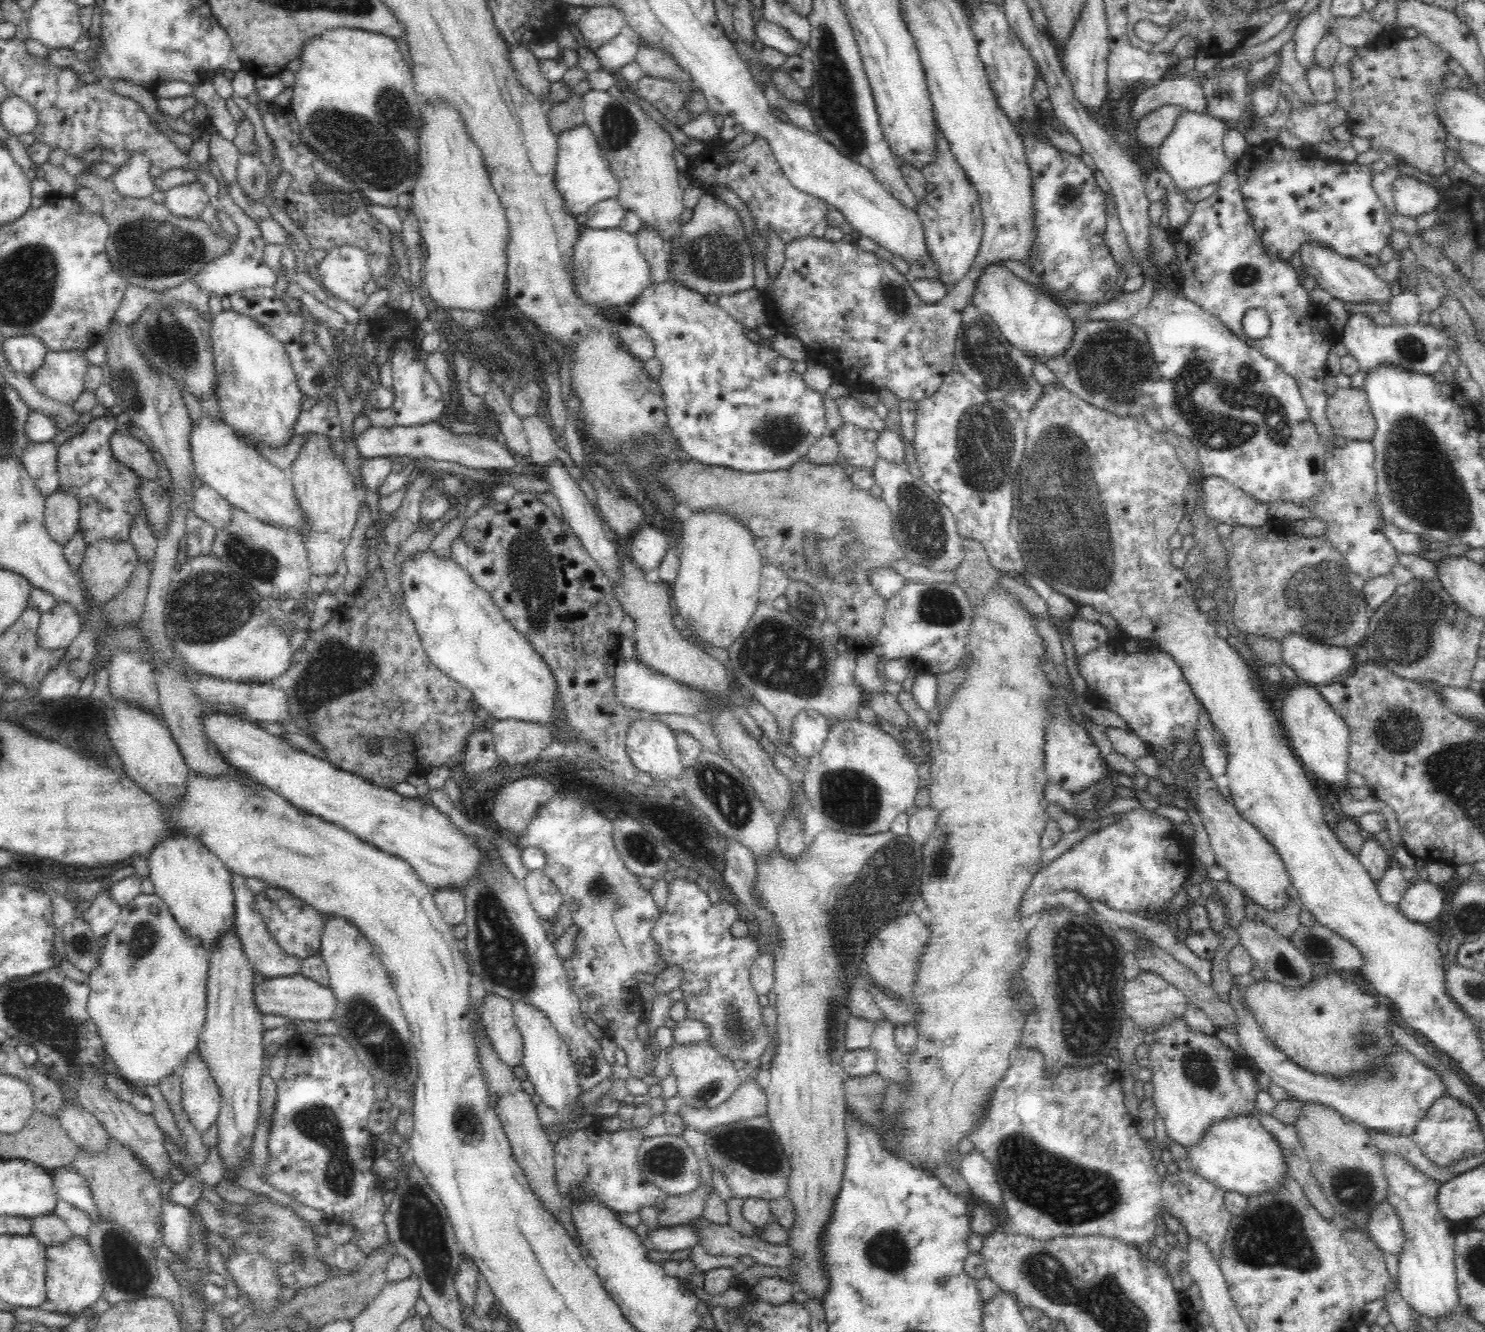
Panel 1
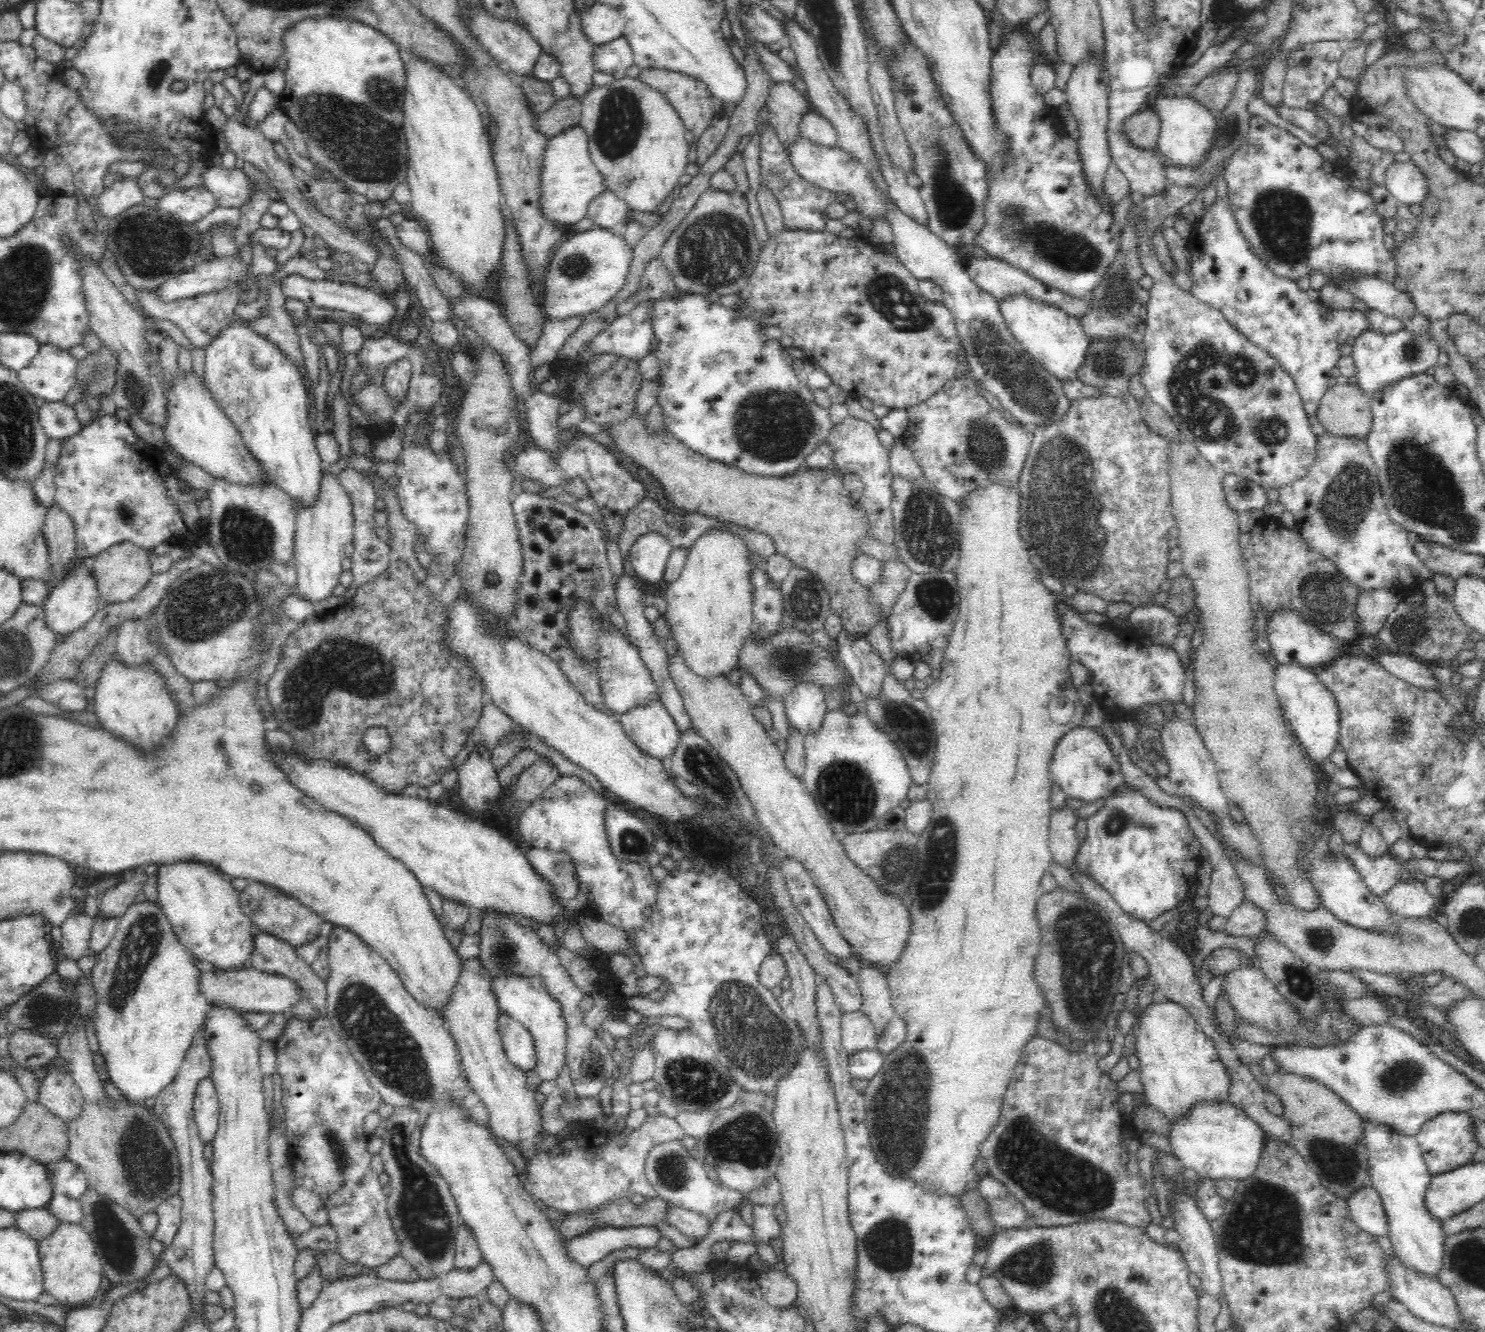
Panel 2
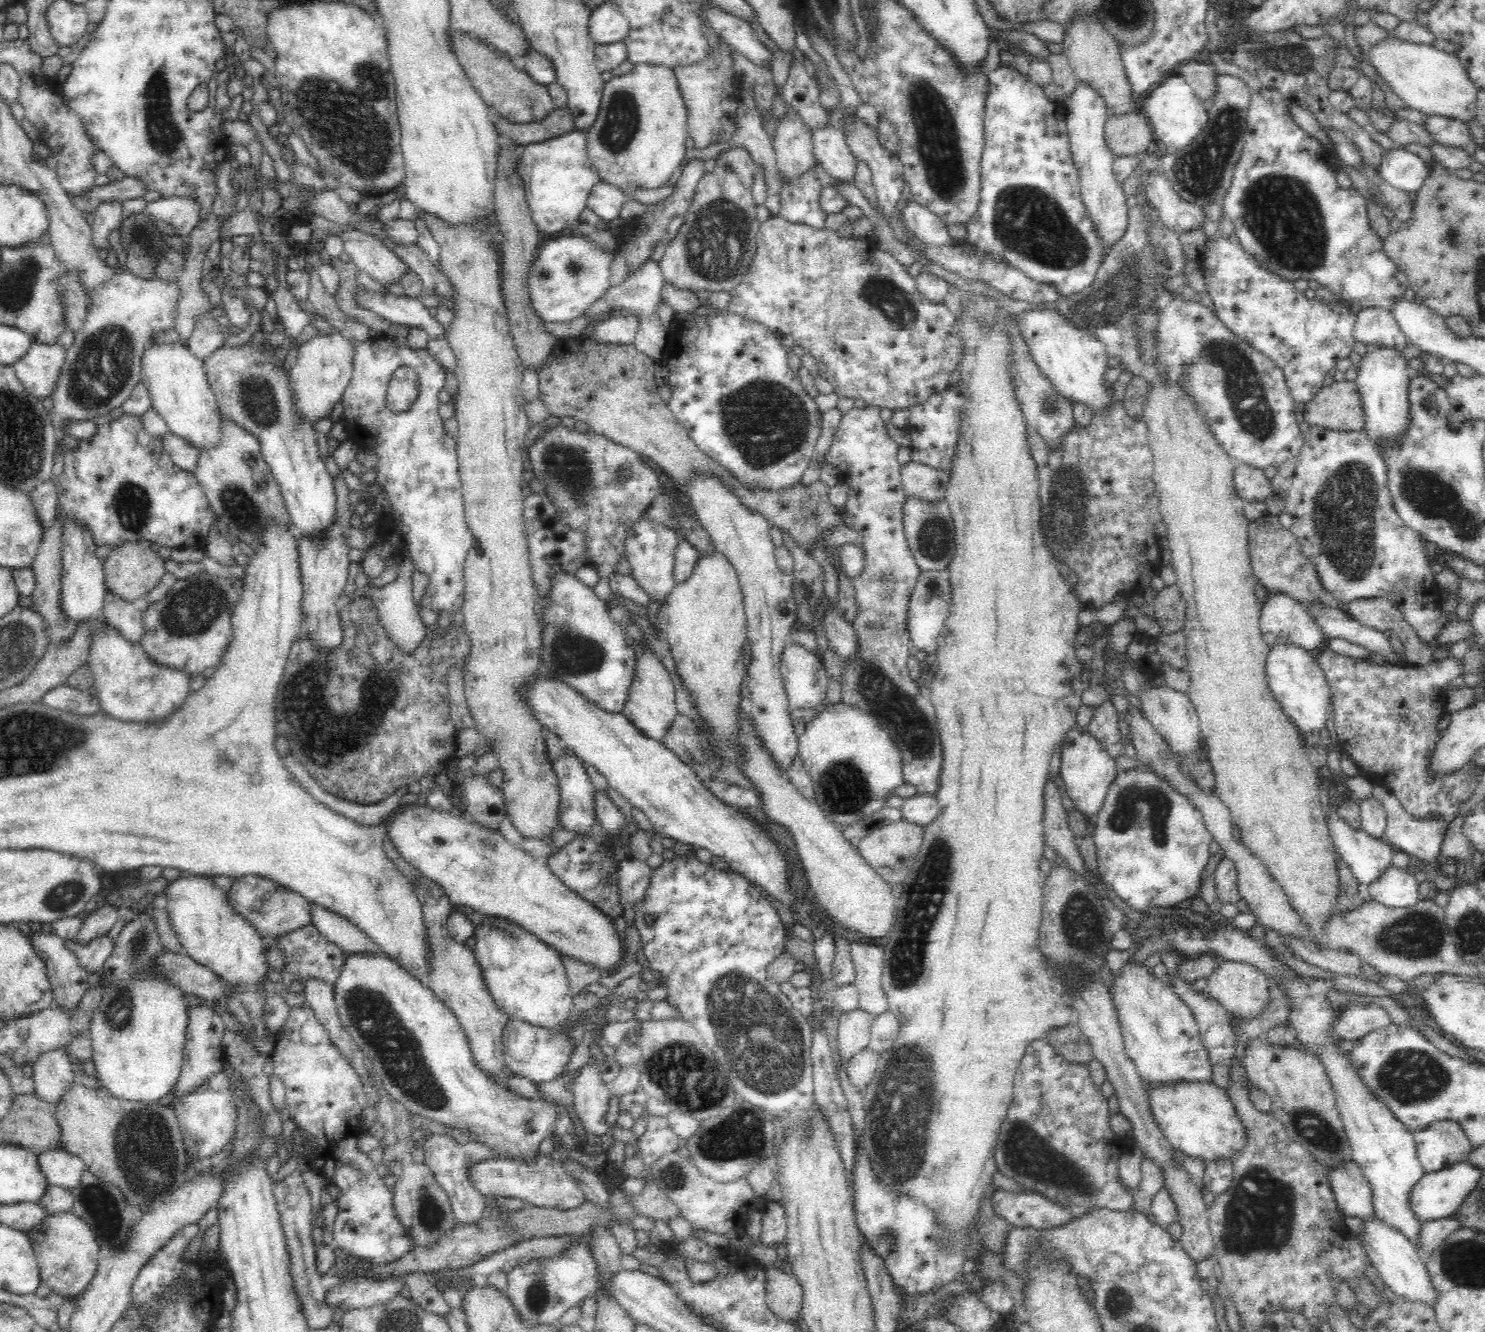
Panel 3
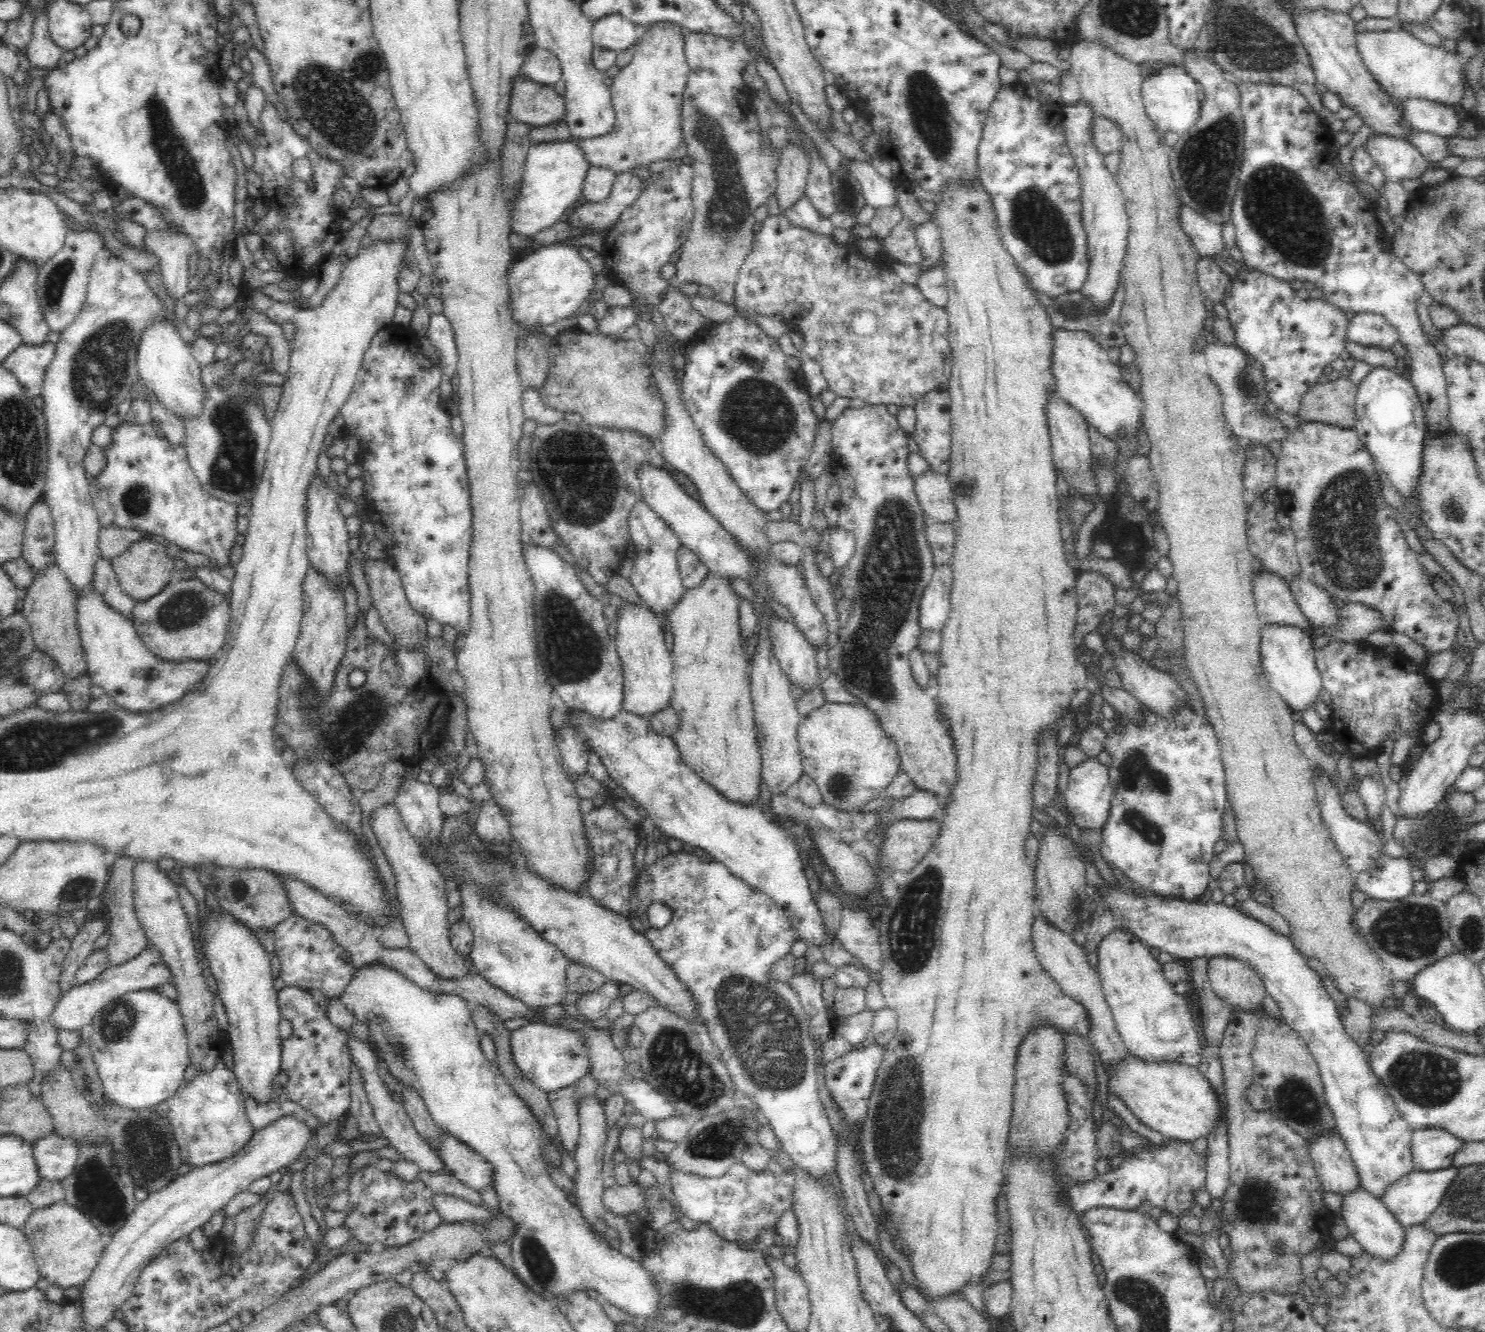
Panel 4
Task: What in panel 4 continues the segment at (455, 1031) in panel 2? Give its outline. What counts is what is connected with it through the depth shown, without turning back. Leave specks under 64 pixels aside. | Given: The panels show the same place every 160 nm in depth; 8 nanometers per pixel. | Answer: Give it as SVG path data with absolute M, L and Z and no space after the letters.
M394 804L373 810L371 814L371 827L376 835L378 844L380 844L380 848L384 850L384 854L386 855L388 862L392 865L394 877L396 877L400 917L403 921L403 926L406 929L407 935L409 936L409 947L420 957L420 960L428 966L428 970L432 971L436 977L440 977L440 979L444 979L446 981L465 977L468 973L471 973L472 970L474 970L473 962L468 956L458 954L455 951L455 948L451 945L449 935L451 924L448 922L447 914L448 911L452 909L448 907L445 878L439 872L439 868L432 867L426 856L422 854L419 842L406 828L406 825L401 819L398 808Z

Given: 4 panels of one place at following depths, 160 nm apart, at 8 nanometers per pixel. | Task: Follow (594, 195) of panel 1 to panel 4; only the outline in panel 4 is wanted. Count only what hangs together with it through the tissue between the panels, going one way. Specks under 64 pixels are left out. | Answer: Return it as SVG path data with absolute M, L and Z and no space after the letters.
M574 138L531 143L525 156L519 195L511 208L509 223L512 232L532 237L537 232L552 227L559 220L565 220L574 206L578 206L578 200L583 193L584 179L590 167L591 164Z

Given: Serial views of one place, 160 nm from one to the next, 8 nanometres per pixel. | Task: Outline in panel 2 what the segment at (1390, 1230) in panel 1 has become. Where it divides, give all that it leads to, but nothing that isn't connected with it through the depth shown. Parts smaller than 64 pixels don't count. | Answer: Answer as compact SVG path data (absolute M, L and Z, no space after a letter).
M1362 1187L1347 1198L1350 1219L1364 1232L1376 1239L1389 1237L1388 1218L1379 1192L1372 1187Z

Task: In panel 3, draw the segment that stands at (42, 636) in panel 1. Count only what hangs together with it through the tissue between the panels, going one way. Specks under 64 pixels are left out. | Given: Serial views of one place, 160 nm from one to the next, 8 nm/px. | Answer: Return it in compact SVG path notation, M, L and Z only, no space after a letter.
M63 517L63 524L60 605L62 605L62 613L72 621L86 621L103 612L104 597L107 593L103 562L96 557L96 545L92 541L92 534L86 528L75 526L74 519L70 517Z

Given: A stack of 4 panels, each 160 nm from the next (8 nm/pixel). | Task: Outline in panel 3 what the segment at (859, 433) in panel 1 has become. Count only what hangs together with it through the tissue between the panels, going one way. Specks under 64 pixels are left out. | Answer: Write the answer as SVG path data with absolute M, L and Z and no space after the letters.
M866 405L863 409L854 407L843 414L838 430L830 442L823 462L830 462L839 472L841 482L848 484L848 500L840 508L843 524L858 531L863 539L865 567L862 574L850 578L855 588L858 612L853 625L857 632L859 647L853 661L843 664L841 679L841 702L853 705L874 717L880 727L886 730L901 752L903 780L917 788L917 794L934 795L938 791L943 747L939 738L934 705L927 696L920 694L916 681L908 675L907 660L910 635L906 629L906 606L916 584L918 569L904 537L902 525L902 504L907 494L902 486L900 464L896 459L898 445L888 435L885 421L880 417L880 409Z

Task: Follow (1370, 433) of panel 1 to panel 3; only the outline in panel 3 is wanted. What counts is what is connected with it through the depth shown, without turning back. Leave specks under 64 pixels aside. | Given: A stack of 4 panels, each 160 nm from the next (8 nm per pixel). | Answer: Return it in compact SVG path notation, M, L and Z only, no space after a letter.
M1334 382L1324 386L1306 403L1302 414L1305 427L1317 426L1335 431L1359 431L1364 428L1365 414L1355 382Z

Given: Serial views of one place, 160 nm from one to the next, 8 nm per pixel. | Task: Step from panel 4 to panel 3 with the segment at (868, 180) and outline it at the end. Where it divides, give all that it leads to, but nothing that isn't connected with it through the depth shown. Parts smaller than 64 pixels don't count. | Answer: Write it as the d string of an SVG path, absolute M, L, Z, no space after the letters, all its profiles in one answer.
M828 122L826 126L810 129L810 140L815 161L830 176L840 180L853 180L857 160L846 147L842 132Z

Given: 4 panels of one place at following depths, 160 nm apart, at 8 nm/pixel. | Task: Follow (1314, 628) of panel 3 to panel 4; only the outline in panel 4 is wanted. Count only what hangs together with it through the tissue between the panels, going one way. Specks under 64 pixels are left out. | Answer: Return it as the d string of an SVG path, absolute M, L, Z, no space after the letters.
M1263 569L1253 576L1253 593L1263 625L1290 624L1308 635L1314 628L1300 610L1289 583L1282 577Z

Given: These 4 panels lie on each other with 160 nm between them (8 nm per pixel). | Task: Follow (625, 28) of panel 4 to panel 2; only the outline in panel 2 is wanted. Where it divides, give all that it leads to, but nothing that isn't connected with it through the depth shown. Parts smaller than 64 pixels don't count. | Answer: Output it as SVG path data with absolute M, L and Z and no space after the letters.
M597 1L579 15L582 32L595 47L623 36L626 19L616 7Z

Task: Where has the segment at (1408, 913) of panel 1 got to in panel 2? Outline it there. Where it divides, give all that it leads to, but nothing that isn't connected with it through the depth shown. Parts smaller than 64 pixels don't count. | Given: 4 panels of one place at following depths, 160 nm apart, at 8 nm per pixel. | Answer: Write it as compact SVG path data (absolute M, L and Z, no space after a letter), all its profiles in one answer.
M1417 878L1398 882L1385 894L1383 901L1397 917L1420 918L1435 914L1435 897L1428 892L1425 882Z

